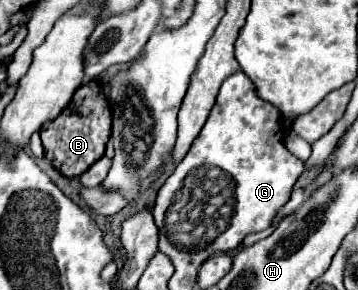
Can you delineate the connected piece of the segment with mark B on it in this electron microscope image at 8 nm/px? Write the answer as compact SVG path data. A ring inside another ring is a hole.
M89 81L81 85L71 103L63 109L55 123L47 123L41 131L45 157L67 177L77 177L87 171L105 153L105 145L111 135L111 105L103 95L103 85L99 81Z

